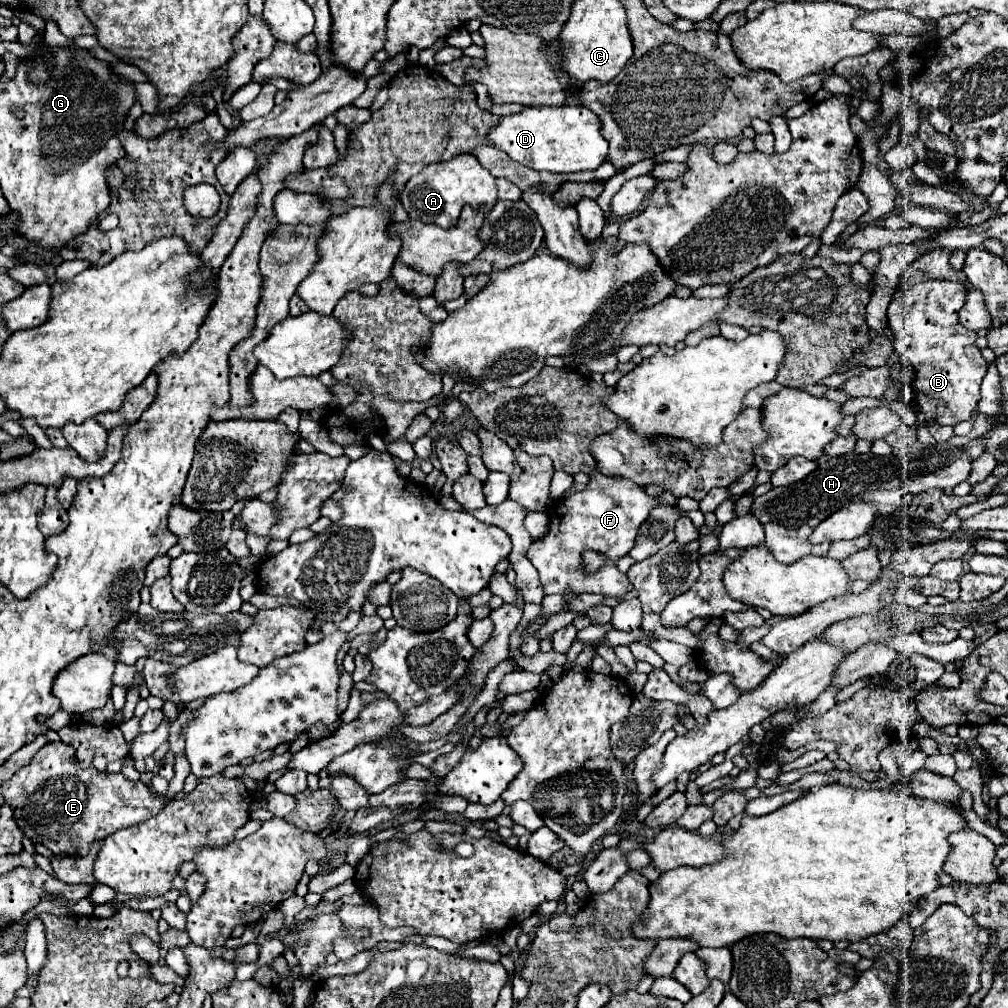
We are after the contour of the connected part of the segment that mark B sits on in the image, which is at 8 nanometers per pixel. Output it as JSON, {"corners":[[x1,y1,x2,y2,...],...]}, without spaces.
{"corners":[[926,280,904,294,898,294,888,308,888,322,890,328,894,328,896,342,894,348,902,362,914,370,914,376,906,374,904,378,904,392,910,396,910,402,916,404,916,420,922,426,928,424,942,424,942,426,956,426,958,422,970,420,972,412,978,408,980,400,980,384,986,376,988,364,984,356,980,354,980,348,976,346,976,332,966,330,958,322,958,312,966,302,966,288,960,282,948,282,948,280]]}

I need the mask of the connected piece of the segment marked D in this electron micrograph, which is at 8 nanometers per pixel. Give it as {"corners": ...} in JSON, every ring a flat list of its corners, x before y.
{"corners":[[584,106,558,108,524,108,518,114,502,116,488,132,490,146,506,152,512,160,548,172,580,172,596,170,608,154,608,142,600,134,600,122,594,112]]}

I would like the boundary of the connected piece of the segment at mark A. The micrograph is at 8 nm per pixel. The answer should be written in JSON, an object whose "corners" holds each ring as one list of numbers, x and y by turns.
{"corners":[[460,154,444,162,428,164,420,174,412,176,400,194,400,202,410,218,420,220,424,224,438,224,440,228,450,228,456,224,462,208,468,204,478,212,490,212,498,202,496,178,482,168,482,164,470,156]]}

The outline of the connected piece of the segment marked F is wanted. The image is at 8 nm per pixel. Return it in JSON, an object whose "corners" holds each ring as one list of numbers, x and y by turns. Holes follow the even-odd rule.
{"corners":[[592,472,590,482,582,492,572,494,562,502,562,512,552,512,550,530,542,540,532,542,528,560,540,574,544,594,602,594,622,596,632,590,628,576,616,568,616,560,626,556,634,546,640,524,648,518,650,510,658,506,638,484,628,478,608,478,602,472],[594,550,605,554,607,562,595,574,585,574,582,554]]}

